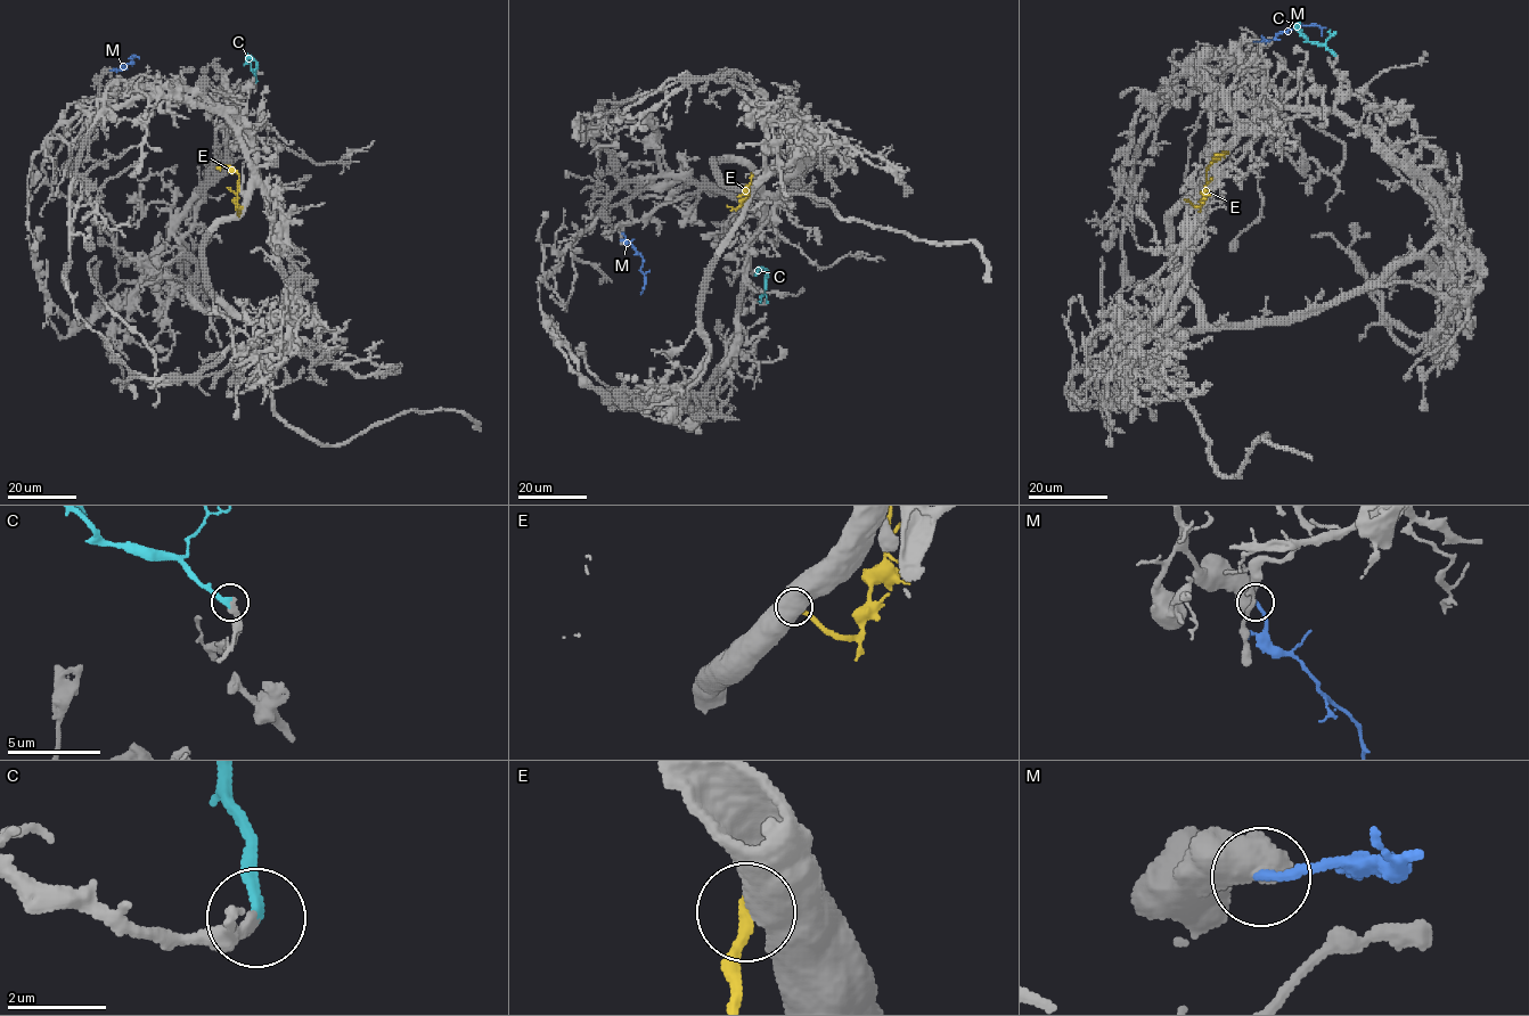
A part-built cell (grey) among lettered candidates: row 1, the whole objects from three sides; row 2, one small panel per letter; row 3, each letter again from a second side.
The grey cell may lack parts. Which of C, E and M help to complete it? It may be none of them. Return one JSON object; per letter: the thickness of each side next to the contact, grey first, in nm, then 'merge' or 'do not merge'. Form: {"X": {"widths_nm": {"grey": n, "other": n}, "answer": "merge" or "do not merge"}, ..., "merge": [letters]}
{"C": {"widths_nm": {"grey": 240, "other": 240}, "answer": "merge"}, "E": {"widths_nm": {"grey": 750, "other": 240}, "answer": "do not merge"}, "M": {"widths_nm": {"grey": 850, "other": 190}, "answer": "do not merge"}, "merge": ["C"]}

